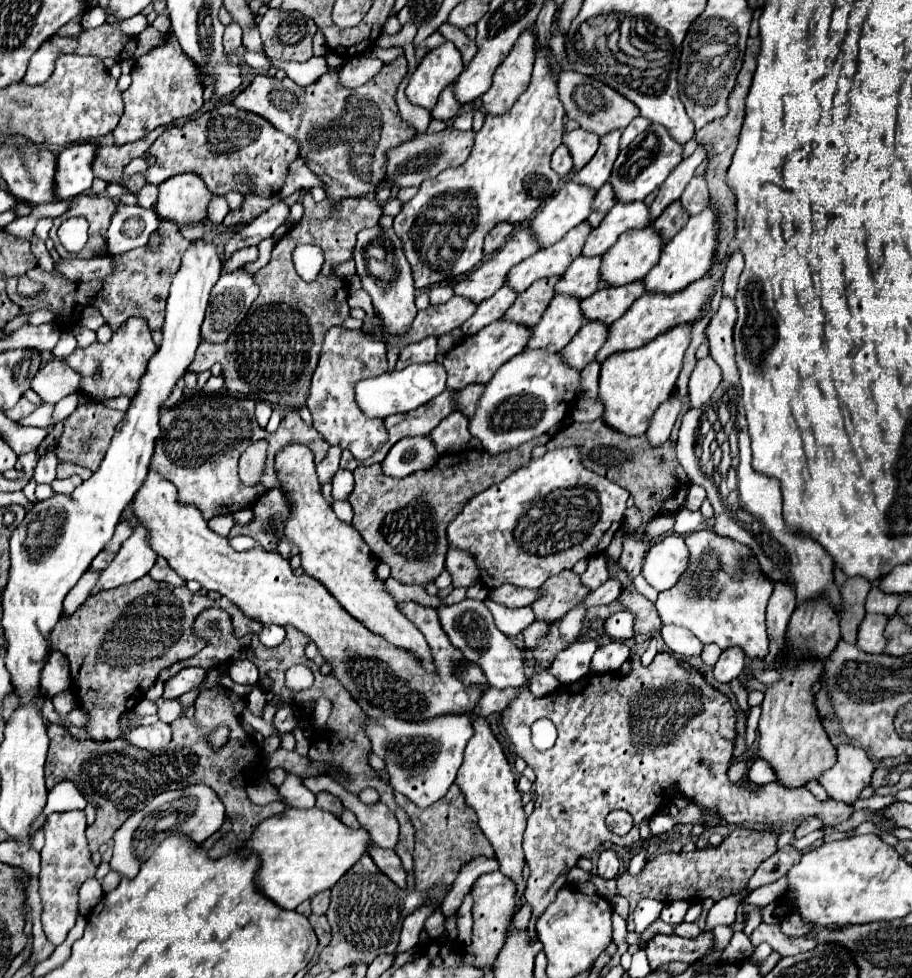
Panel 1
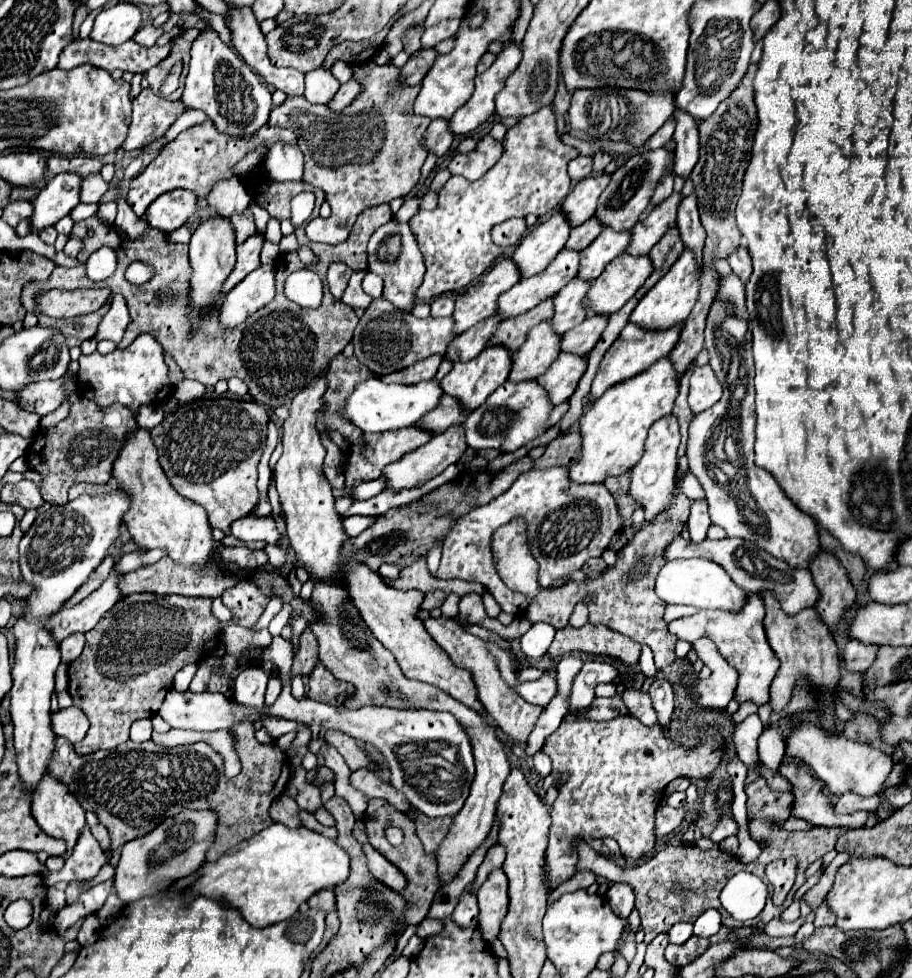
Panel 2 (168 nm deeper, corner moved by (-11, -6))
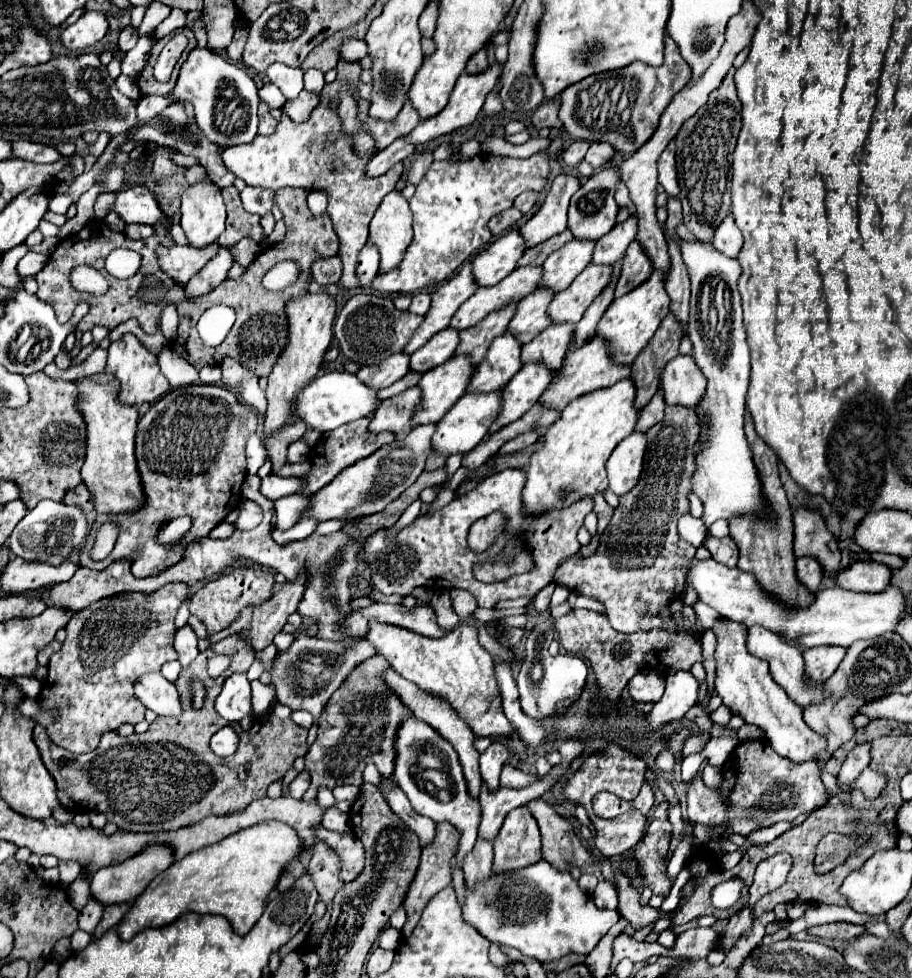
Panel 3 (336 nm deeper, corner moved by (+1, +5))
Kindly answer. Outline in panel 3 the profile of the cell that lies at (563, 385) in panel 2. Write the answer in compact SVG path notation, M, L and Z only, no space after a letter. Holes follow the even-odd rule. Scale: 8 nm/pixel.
M541 363L523 365L523 369L509 381L509 385L501 389L501 413L489 427L489 433L497 433L505 425L523 417L547 389L553 377L551 373L553 371L549 371Z

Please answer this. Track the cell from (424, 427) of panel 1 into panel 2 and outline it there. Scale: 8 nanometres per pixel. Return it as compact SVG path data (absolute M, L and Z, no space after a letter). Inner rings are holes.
M419 426L401 428L397 432L389 430L389 432L381 432L381 434L365 434L367 446L361 448L361 450L357 446L353 446L349 450L349 462L347 462L347 468L345 468L347 486L353 488L353 486L357 486L361 482L369 482L369 480L379 478L381 476L381 470L387 464L393 464L393 460L401 460L401 456L405 456L405 452L417 450L421 444L427 444L431 438L433 438L433 432L429 432L425 428L419 428Z

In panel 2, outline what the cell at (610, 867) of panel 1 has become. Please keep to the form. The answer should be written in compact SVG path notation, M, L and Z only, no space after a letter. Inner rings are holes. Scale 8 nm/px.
M611 884L607 892L607 902L611 904L613 912L617 912L617 916L627 918L633 910L633 900L633 888L629 888L627 884Z

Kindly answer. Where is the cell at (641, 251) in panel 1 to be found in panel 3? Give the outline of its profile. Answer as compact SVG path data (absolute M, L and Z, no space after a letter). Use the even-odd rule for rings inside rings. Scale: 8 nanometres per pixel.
M587 265L585 271L565 289L559 291L549 303L551 323L579 323L591 301L609 285L609 265Z

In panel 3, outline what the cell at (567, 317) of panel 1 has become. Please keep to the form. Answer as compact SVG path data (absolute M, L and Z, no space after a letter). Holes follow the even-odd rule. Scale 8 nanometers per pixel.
M511 333L497 337L481 365L475 367L467 393L491 393L493 389L505 387L511 377L521 369L519 355L521 343Z

